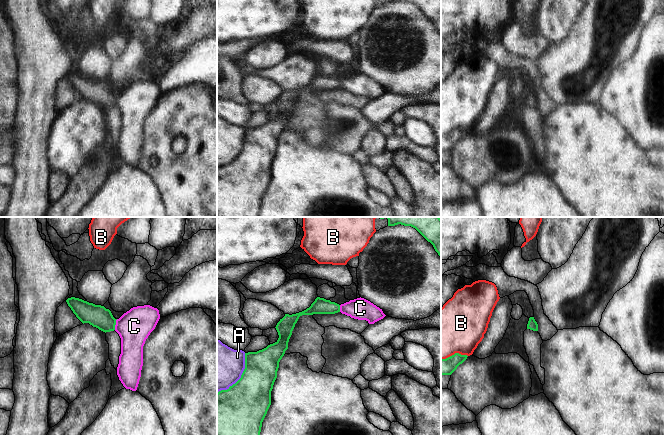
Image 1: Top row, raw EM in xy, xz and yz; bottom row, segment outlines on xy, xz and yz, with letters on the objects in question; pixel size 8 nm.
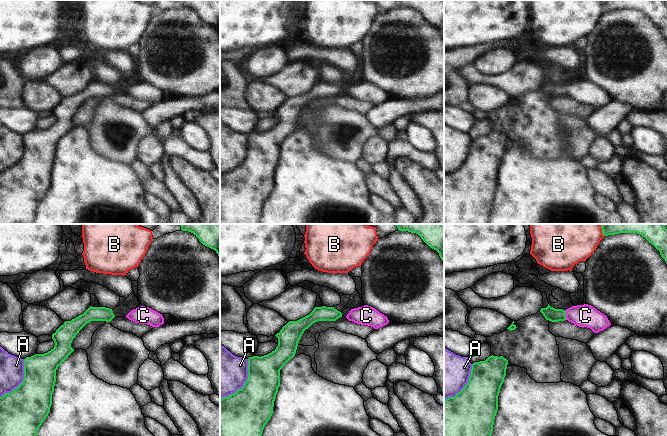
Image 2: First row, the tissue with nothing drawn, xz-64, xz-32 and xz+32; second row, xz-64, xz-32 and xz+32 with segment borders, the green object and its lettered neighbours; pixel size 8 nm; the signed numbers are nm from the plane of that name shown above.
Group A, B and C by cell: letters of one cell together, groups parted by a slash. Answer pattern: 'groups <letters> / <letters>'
groups A / B / C

